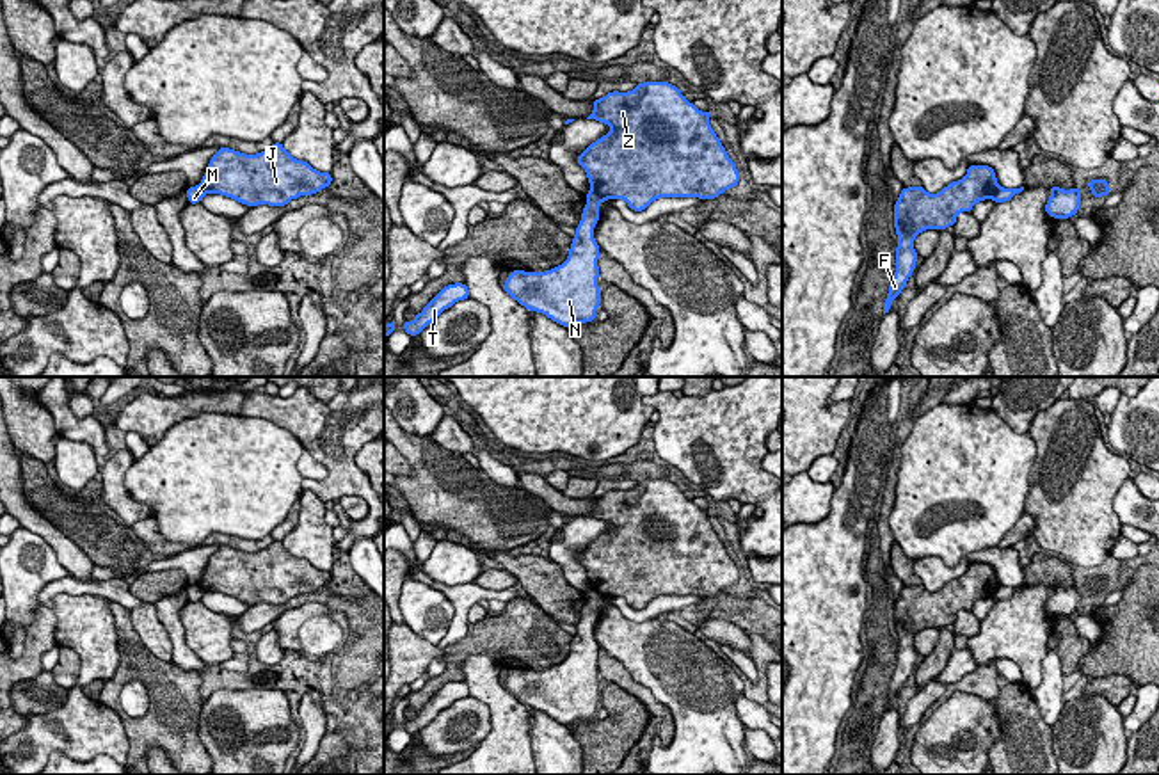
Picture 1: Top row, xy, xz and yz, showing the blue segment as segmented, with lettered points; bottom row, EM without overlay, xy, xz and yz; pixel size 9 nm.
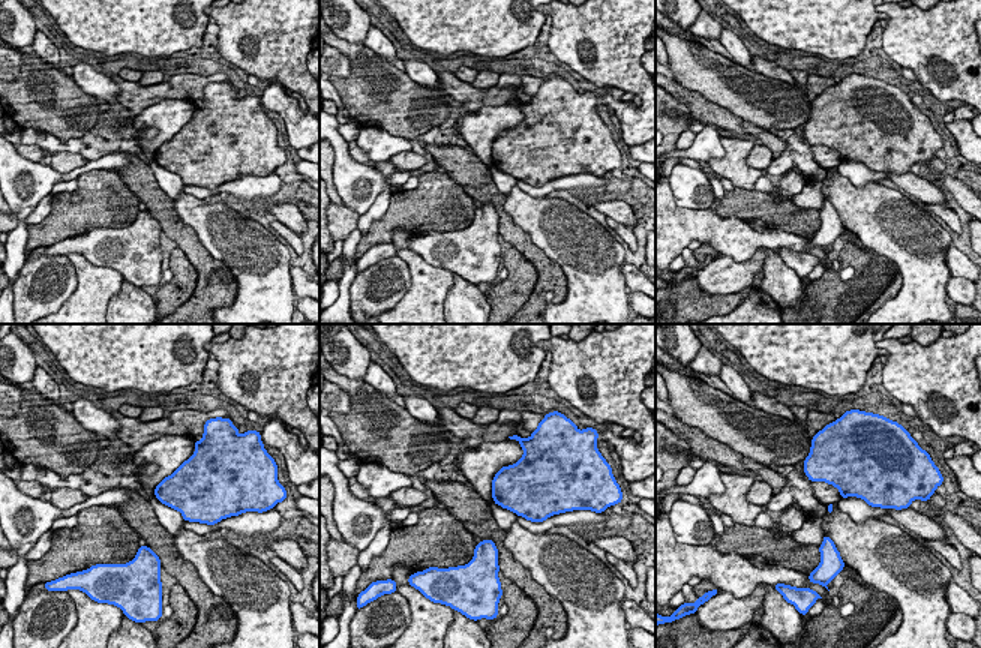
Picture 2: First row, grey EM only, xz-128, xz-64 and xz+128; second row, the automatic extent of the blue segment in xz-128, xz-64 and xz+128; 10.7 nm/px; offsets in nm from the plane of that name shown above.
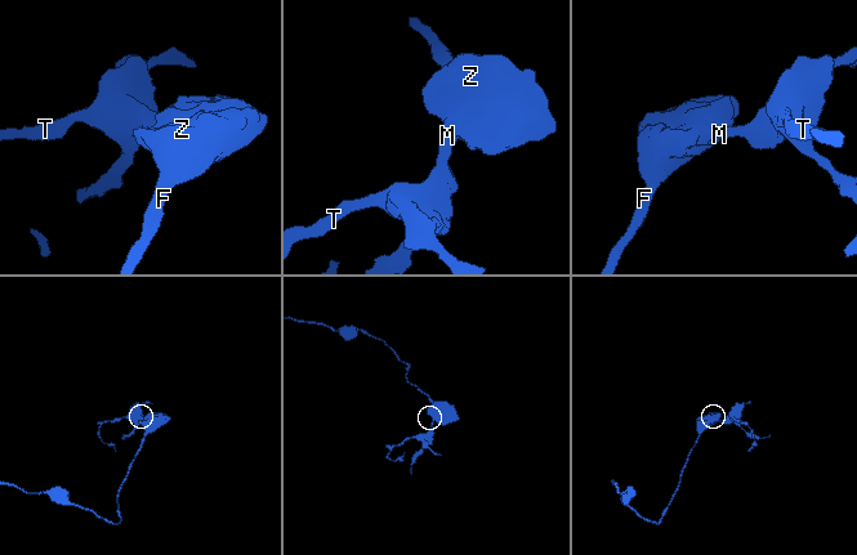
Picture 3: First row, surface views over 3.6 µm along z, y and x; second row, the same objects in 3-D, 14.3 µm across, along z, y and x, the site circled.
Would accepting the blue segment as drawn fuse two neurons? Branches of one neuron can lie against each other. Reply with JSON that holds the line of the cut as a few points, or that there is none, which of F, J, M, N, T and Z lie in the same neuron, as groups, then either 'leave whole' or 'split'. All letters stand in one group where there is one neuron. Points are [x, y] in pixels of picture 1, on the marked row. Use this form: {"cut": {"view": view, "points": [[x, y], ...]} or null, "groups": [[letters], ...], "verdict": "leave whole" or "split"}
{"cut": {"view": "xz", "points": [[591, 189], [605, 199]]}, "groups": [["F", "J", "Z"], ["M", "N", "T"]], "verdict": "split"}

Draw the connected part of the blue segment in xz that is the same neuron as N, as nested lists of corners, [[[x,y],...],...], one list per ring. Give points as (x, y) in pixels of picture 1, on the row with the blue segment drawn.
[[[594,190],[587,196],[581,220],[576,228],[567,260],[546,272],[512,270],[501,286],[514,300],[553,322],[572,327],[595,320],[601,306],[599,245],[594,228],[599,220],[599,204],[606,199]]]

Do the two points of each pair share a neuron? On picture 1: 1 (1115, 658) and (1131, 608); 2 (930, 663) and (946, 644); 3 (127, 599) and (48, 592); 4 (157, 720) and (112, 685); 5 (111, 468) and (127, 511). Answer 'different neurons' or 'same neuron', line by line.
1: same neuron
2: same neuron
3: same neuron
4: same neuron
5: same neuron

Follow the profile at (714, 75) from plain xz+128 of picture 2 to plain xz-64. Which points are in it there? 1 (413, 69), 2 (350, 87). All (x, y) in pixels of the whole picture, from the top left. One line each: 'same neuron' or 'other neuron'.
1: other neuron
2: same neuron

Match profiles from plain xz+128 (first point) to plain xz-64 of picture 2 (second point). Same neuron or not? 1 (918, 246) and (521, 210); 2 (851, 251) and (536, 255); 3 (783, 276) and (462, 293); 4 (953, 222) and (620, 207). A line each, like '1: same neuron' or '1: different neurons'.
1: same neuron
2: different neurons
3: same neuron
4: different neurons

